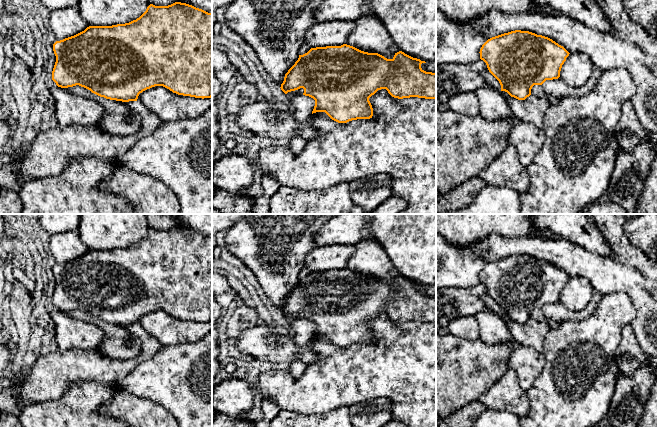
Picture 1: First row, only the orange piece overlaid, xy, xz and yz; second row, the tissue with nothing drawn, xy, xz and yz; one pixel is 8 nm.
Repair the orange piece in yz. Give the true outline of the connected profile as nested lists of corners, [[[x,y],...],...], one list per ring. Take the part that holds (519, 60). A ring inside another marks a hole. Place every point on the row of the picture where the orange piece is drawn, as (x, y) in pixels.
[[[521,30],[488,39],[479,53],[489,72],[499,81],[501,91],[518,100],[529,97],[534,85],[542,85],[546,80],[558,79],[562,65],[570,54],[563,46],[548,37]]]

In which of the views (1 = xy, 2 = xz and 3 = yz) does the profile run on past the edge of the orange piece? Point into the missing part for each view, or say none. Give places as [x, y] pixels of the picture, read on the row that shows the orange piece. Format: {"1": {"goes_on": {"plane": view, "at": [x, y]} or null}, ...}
{"1": {"goes_on": null}, "2": {"goes_on": null}, "3": {"goes_on": null}}

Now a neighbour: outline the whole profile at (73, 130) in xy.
[[[139,105],[137,111],[142,118],[142,127],[135,135],[114,136],[97,127],[80,125],[57,125],[40,132],[26,149],[16,155],[14,174],[18,182],[61,173],[75,158],[98,157],[108,162],[120,163],[128,150],[163,123],[143,105]]]

